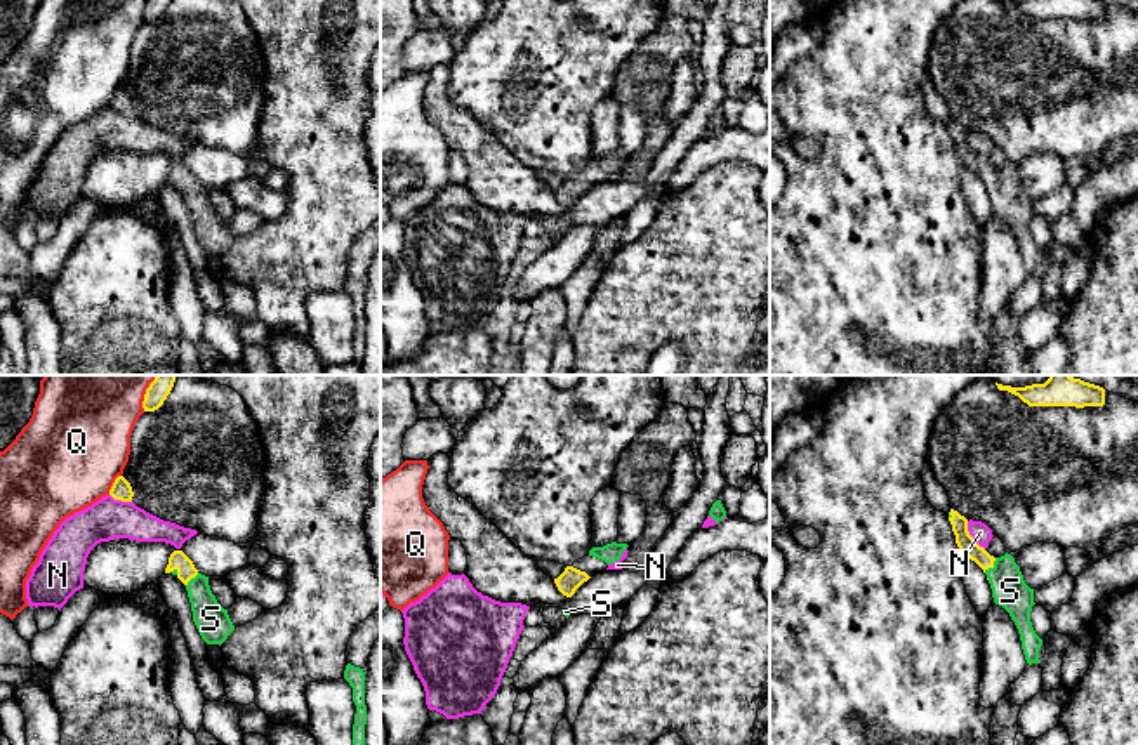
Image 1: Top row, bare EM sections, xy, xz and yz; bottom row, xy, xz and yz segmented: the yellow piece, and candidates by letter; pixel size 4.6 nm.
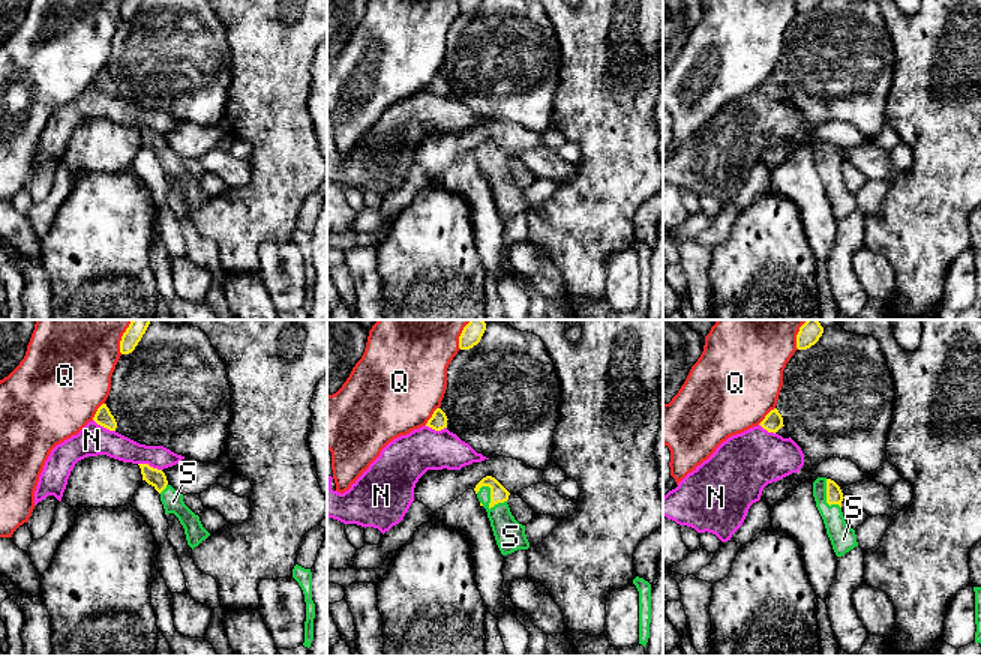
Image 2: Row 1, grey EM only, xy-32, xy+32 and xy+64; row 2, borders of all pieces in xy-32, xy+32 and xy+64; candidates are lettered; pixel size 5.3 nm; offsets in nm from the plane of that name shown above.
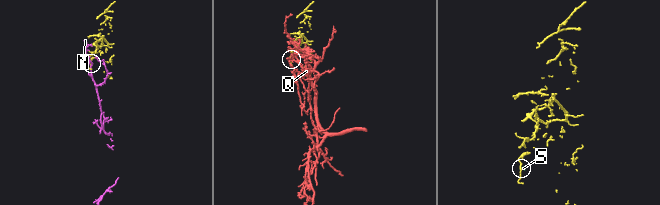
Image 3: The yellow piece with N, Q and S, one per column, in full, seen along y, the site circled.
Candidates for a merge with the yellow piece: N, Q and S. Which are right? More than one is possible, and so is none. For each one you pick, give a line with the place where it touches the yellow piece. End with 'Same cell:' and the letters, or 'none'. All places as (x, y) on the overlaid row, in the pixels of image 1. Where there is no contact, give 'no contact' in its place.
Same cell: none

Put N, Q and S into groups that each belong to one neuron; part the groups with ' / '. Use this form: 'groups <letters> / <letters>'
groups N / Q / S

